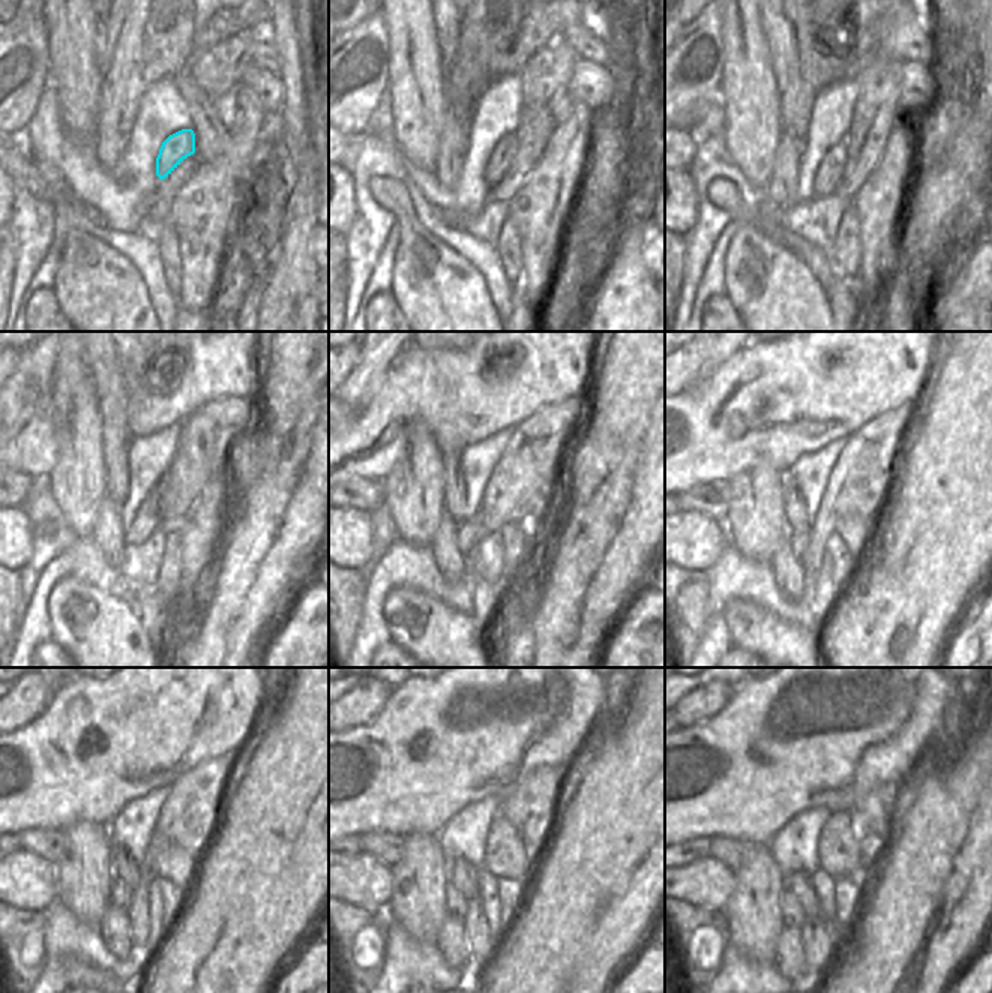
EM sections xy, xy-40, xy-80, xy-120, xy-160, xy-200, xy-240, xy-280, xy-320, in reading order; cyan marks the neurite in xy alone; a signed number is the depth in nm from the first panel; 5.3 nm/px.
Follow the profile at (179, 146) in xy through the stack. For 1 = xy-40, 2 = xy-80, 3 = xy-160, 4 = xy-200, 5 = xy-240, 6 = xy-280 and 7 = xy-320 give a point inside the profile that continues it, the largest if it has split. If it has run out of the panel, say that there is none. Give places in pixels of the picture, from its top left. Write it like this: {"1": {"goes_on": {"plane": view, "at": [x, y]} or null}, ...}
{"1": {"goes_on": {"plane": "xy-40", "at": [505, 152]}}, "2": {"goes_on": {"plane": "xy-80", "at": [830, 170]}}, "3": {"goes_on": {"plane": "xy-160", "at": [470, 531]}}, "4": {"goes_on": {"plane": "xy-200", "at": [799, 542]}}, "5": {"goes_on": {"plane": "xy-240", "at": [120, 894]}}, "6": {"goes_on": {"plane": "xy-280", "at": [456, 905]}}, "7": {"goes_on": {"plane": "xy-320", "at": [791, 911]}}}

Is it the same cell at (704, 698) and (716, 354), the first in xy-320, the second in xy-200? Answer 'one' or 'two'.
two

